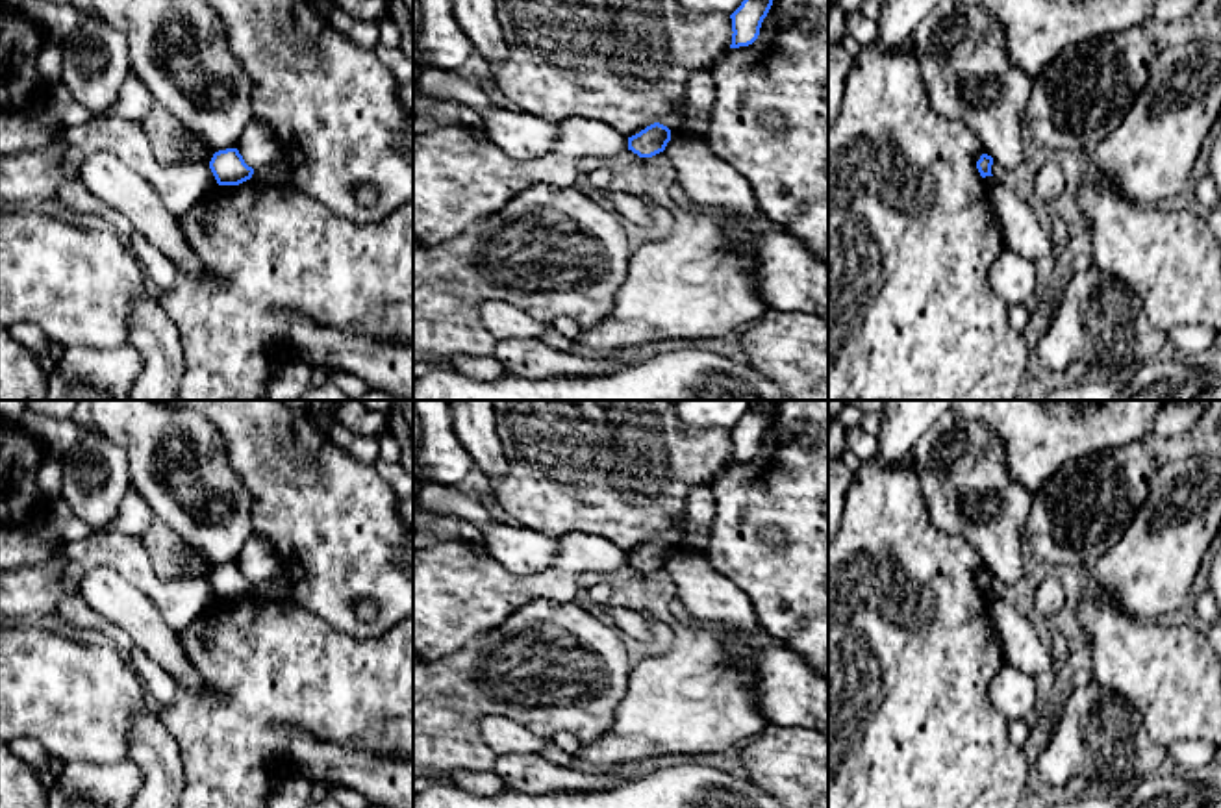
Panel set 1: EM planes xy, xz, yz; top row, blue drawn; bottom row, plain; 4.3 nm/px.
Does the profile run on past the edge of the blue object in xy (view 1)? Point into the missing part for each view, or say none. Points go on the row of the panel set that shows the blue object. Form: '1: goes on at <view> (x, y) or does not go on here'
1: does not go on here

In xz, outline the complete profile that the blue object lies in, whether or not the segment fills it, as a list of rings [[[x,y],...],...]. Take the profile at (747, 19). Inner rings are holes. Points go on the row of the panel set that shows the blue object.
[[[743,0],[730,15],[732,19],[732,44],[730,48],[749,46],[758,35],[763,19],[767,17],[773,0]]]

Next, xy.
[[[237,148],[215,152],[209,169],[219,185],[239,185],[254,174],[254,169],[245,163]]]

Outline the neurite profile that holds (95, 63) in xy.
[[[96,15],[61,43],[61,85],[93,115],[109,109],[130,76],[126,37]]]

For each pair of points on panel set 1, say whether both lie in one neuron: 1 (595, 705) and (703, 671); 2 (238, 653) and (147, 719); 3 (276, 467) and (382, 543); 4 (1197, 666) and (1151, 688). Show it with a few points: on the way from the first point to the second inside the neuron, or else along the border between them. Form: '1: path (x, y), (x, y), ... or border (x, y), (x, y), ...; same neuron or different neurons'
1: border (634, 664), (627, 692), (610, 727), (603, 734); different neurons
2: border (158, 716), (178, 755); different neurons
3: path (302, 490), (356, 543); same neuron
4: path (1186, 673), (1162, 677); same neuron

